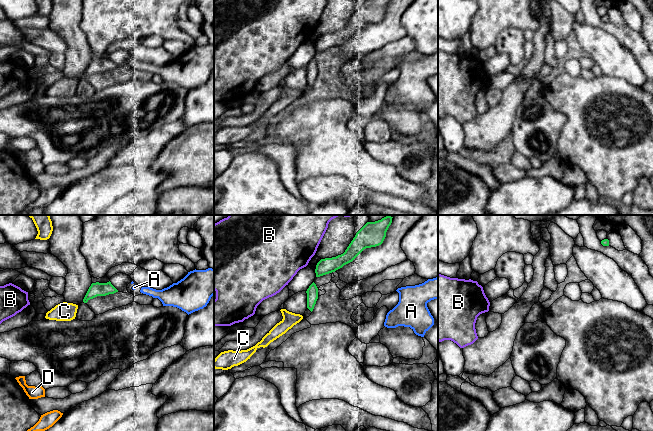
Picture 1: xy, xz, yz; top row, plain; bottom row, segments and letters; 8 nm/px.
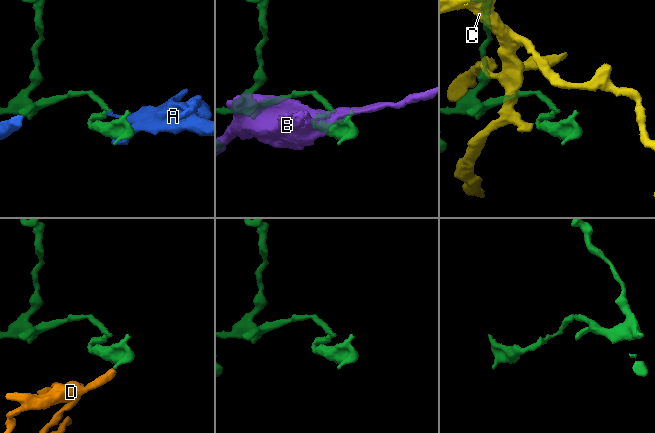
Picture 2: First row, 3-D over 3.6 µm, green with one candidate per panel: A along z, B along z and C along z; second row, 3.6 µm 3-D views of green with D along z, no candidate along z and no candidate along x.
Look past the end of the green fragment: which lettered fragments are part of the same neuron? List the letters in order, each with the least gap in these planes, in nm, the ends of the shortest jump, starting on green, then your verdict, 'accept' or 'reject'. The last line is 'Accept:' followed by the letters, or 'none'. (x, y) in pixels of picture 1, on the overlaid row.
A: 120 nm | xy (117, 290), (132, 288) | reject
B: 60 nm | xz (317, 263), (310, 259) | reject
C: 60 nm | xy (83, 301), (77, 305) | reject
D: 750 nm | xy (84, 302), (41, 386) | accept
Accept: D

